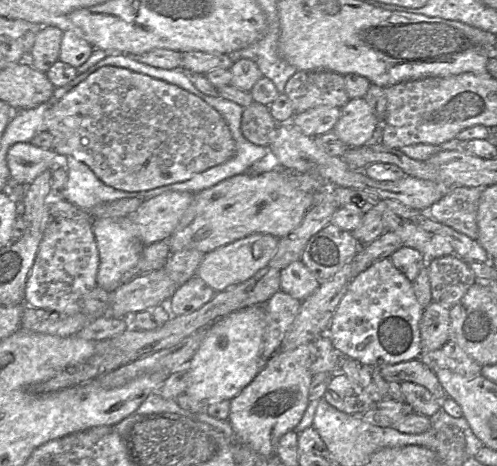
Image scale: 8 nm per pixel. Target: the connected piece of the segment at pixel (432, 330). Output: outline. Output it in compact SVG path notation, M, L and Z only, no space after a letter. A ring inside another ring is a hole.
M431 302L419 323L421 354L441 348L450 336L450 308Z

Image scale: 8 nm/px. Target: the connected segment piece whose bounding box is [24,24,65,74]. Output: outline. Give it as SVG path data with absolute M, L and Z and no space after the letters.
M48 24L41 27L26 61L34 69L45 73L59 60L60 44L65 26Z

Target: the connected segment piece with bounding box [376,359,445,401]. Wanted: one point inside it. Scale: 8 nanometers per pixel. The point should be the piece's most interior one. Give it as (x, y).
(414, 371)

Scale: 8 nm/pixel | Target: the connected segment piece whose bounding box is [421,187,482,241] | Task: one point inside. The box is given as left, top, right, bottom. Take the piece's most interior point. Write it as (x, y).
(458, 209)

